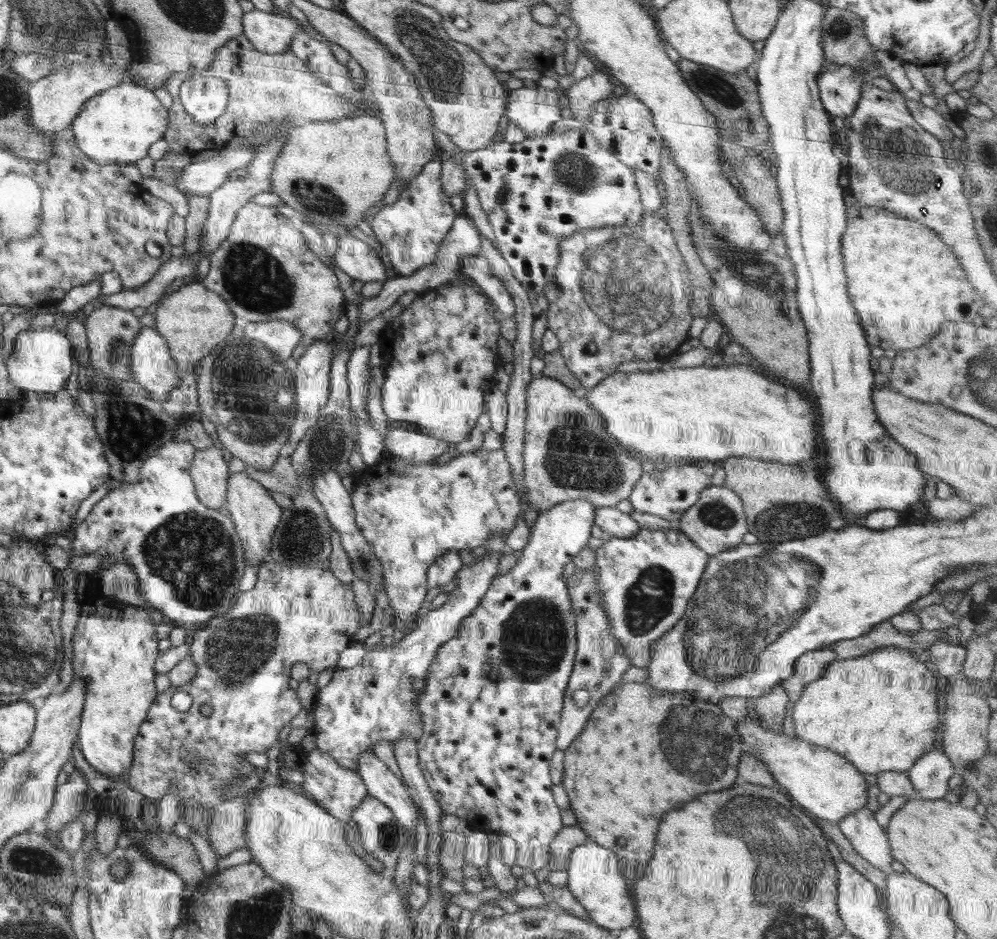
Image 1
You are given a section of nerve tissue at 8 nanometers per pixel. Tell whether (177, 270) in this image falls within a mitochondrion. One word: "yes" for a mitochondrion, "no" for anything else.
no

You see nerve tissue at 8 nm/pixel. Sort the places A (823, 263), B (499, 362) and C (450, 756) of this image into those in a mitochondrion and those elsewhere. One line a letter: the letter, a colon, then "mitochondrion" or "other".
A: other
B: other
C: other

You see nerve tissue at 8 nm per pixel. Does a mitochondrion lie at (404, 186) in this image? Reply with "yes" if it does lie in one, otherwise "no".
no

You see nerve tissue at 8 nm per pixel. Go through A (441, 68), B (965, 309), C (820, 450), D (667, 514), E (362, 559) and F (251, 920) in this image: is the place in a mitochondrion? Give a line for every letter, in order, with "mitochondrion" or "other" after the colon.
A: mitochondrion
B: other
C: other
D: other
E: mitochondrion
F: mitochondrion

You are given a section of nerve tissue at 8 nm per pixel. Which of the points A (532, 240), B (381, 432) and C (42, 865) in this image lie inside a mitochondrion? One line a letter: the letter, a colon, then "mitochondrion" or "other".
A: other
B: other
C: mitochondrion

